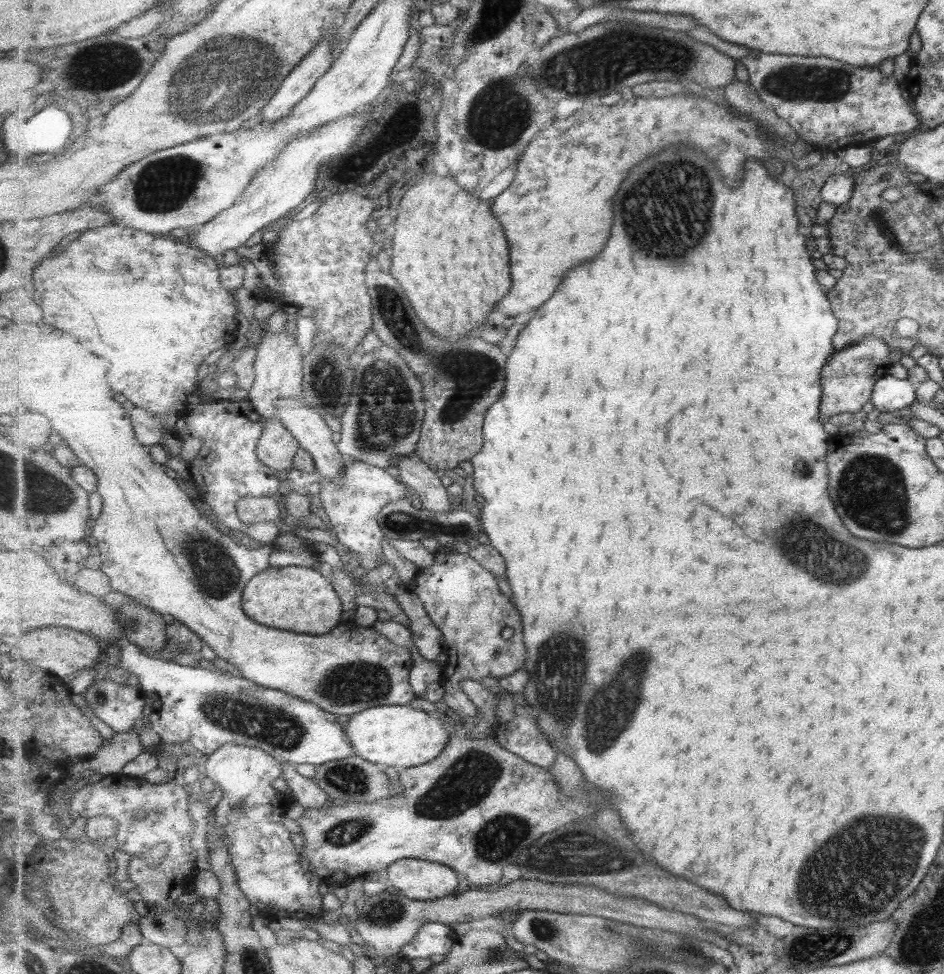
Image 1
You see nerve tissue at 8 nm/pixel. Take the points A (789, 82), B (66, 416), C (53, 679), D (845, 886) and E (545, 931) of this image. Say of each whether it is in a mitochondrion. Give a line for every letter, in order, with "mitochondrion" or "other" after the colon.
A: mitochondrion
B: other
C: other
D: mitochondrion
E: mitochondrion

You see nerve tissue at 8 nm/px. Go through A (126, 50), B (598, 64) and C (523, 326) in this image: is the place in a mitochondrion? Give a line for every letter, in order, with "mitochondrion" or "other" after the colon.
A: mitochondrion
B: mitochondrion
C: other

